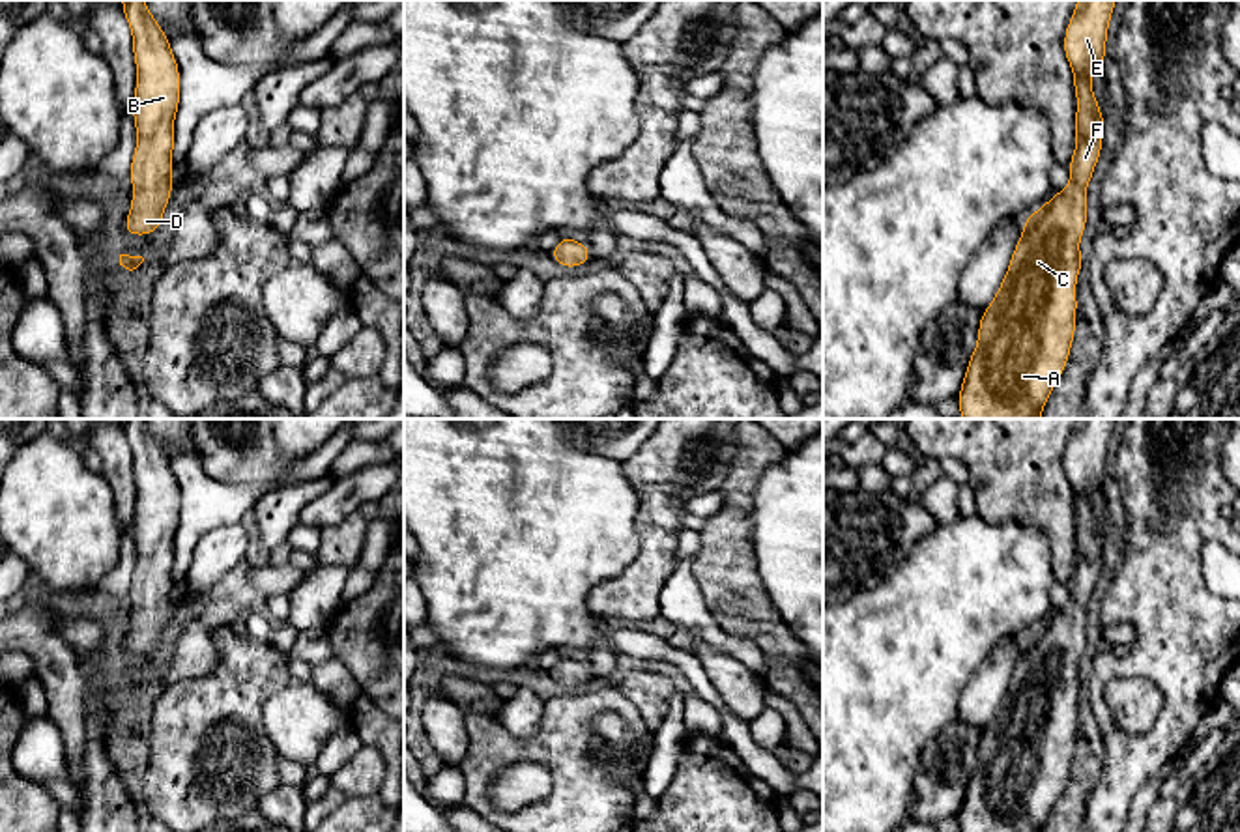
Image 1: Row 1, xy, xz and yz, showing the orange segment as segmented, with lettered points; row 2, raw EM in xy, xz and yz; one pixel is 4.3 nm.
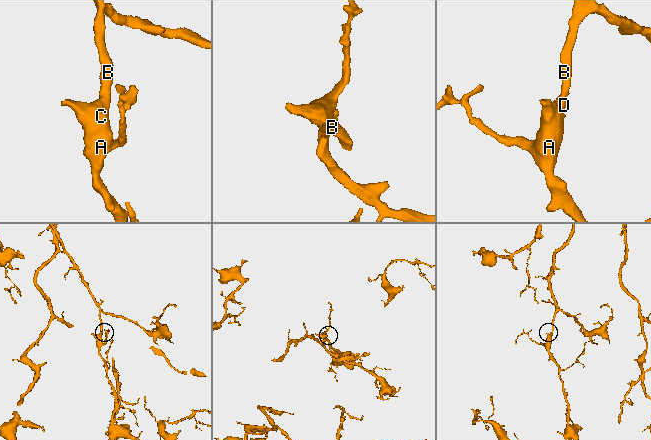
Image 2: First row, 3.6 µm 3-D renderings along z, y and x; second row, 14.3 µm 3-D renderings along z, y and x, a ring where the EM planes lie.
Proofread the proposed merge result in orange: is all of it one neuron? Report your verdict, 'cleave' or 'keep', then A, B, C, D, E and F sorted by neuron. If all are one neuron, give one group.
keep; groups A B C D E F

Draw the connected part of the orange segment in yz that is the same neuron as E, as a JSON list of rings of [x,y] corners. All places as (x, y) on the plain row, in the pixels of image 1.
[[[1077,419],[1064,449],[1077,516],[1070,602],[1025,638],[1008,690],[978,742],[978,761],[956,817],[961,832],[1042,832],[1066,787],[1075,753],[1075,703],[1085,681],[1079,673],[1085,608],[1105,546],[1090,494],[1103,488],[1115,423]]]

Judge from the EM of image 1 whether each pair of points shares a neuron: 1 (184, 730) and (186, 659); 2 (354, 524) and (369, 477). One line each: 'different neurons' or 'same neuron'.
1: different neurons
2: different neurons

